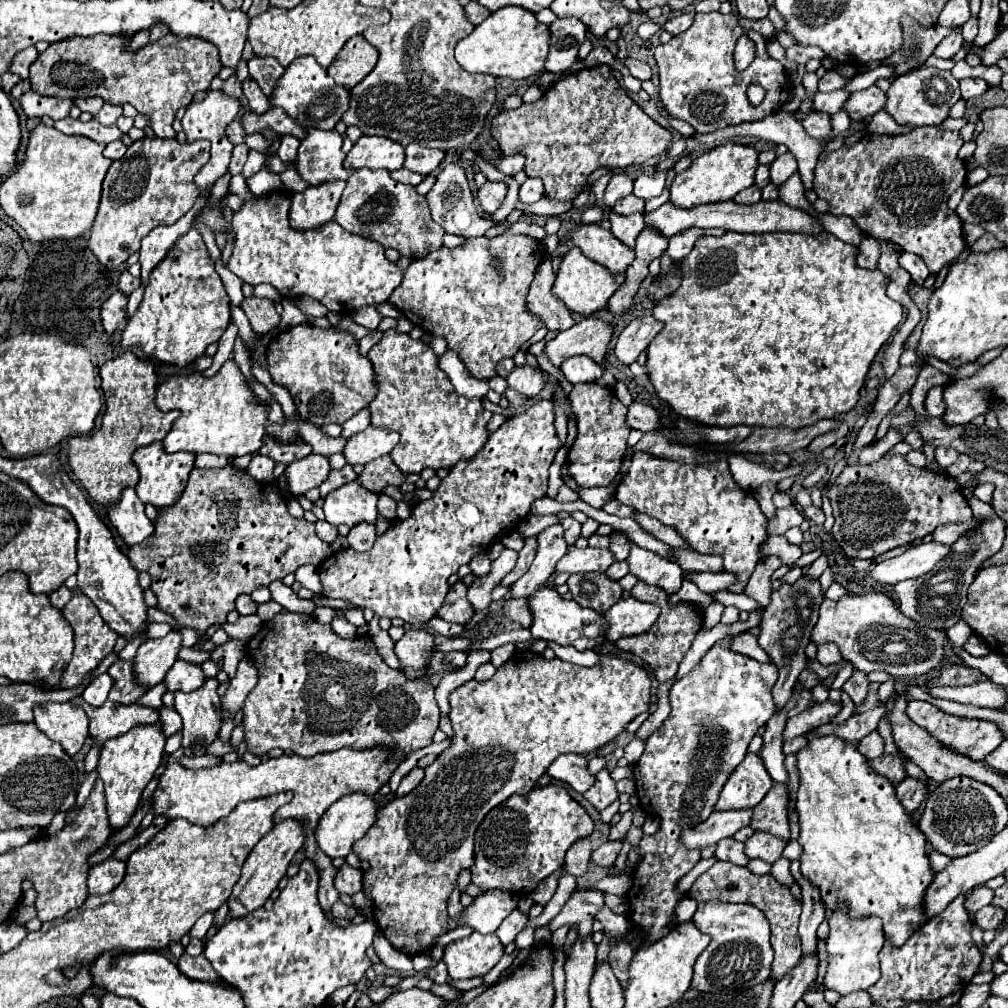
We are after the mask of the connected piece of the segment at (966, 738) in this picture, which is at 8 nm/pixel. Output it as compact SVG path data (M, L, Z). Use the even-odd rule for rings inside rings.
M909 701L907 703L907 715L911 717L913 723L917 723L919 727L927 729L931 737L935 737L943 747L965 755L973 761L983 761L987 757L987 753L995 751L995 747L999 747L999 743L1003 741L1003 733L997 729L995 723L991 721L981 721L981 719L963 719L963 717L955 717L949 713L943 713L941 709L937 709L935 705L927 703L927 701Z

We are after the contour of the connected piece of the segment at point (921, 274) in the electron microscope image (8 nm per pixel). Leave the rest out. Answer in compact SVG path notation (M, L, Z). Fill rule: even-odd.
M901 253L899 265L911 273L911 279L913 279L919 287L921 287L921 285L925 283L925 279L929 277L929 269L927 269L925 261L923 261L919 255L915 255L915 253Z

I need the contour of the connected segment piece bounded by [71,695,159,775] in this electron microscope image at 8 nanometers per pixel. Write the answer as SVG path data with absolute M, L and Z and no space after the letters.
M81 695L73 697L71 703L81 707L89 717L89 733L93 737L93 747L85 757L85 773L87 775L91 773L91 769L97 767L99 753L107 739L123 735L139 723L155 723L159 719L157 709L149 709L149 707L143 707L137 703L117 705L117 703L107 701L101 707L91 707L89 703L85 703L85 699Z

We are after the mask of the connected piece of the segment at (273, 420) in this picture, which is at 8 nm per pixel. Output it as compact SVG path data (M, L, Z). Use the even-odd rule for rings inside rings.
M259 398L259 401L263 405L269 405L270 411L268 415L268 421L271 424L283 423L285 420L284 413L281 405L275 400L263 400Z

